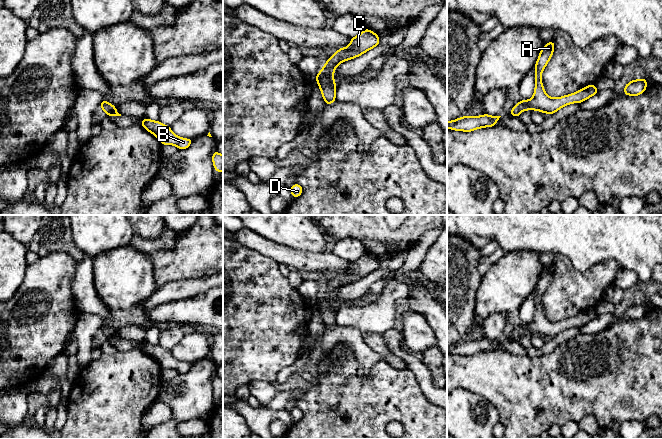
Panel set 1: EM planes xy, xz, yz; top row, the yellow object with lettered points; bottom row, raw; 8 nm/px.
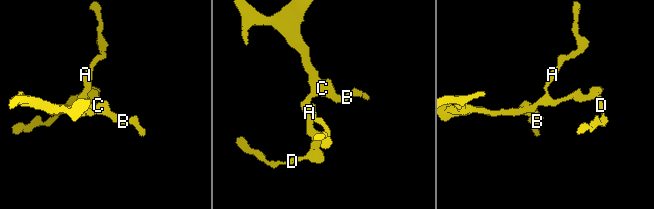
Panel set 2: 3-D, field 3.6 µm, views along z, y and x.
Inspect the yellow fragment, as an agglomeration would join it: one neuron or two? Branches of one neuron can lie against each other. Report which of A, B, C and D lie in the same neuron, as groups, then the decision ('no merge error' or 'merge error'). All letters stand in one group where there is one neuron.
A B C D | no merge error

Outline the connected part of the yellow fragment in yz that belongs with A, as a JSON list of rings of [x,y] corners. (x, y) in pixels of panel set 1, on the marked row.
[[[551,40],[545,46],[543,46],[540,51],[534,67],[535,90],[533,97],[530,100],[521,100],[518,104],[515,104],[508,114],[514,117],[519,117],[521,112],[524,110],[537,110],[551,115],[564,106],[571,103],[581,103],[591,96],[599,93],[595,84],[591,84],[575,93],[571,93],[559,98],[551,98],[546,94],[541,80],[541,74],[553,55],[554,47],[555,43],[553,40]]]

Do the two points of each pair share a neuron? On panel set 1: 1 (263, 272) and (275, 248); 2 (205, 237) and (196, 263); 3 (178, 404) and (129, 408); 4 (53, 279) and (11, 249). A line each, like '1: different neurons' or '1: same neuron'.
1: different neurons
2: same neuron
3: different neurons
4: different neurons

